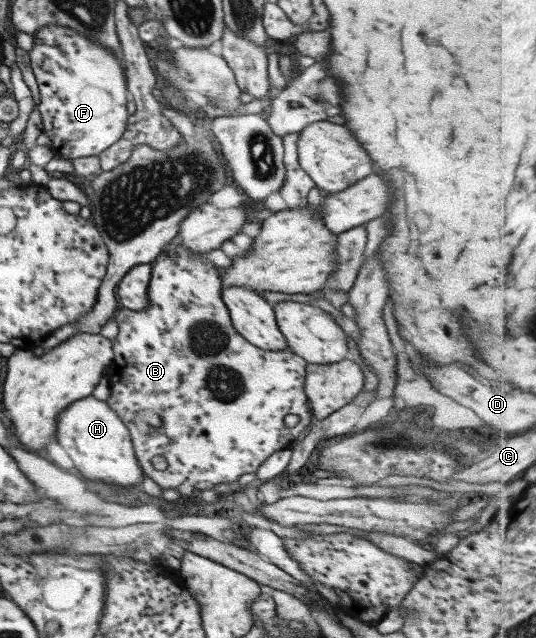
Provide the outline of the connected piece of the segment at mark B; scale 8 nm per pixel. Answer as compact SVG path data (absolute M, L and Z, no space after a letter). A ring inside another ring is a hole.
M178 240L172 242L170 252L174 252L176 256L168 256L168 250L163 251L151 266L151 280L147 288L148 299L150 299L150 308L134 312L132 310L122 308L116 314L116 322L119 326L119 333L112 341L114 358L112 367L114 374L108 377L110 383L110 397L106 402L108 406L118 414L122 422L128 427L131 434L132 442L135 448L135 455L143 472L152 478L160 488L177 488L181 496L186 498L199 497L196 490L206 490L212 488L215 484L221 482L234 482L249 472L256 472L258 467L264 463L269 456L272 456L279 450L290 448L290 444L304 431L308 431L311 426L313 412L311 411L309 398L306 396L304 389L304 374L306 374L306 360L301 356L296 356L294 352L288 350L267 351L250 344L238 331L233 327L230 319L228 308L222 301L222 278L220 278L220 269L216 268L210 260L206 258L198 258L194 256L197 253L182 248L182 244L178 244ZM286 414L297 414L300 422L294 427L288 427L284 423ZM162 454L166 458L168 466L165 470L156 470L152 465L152 458Z

